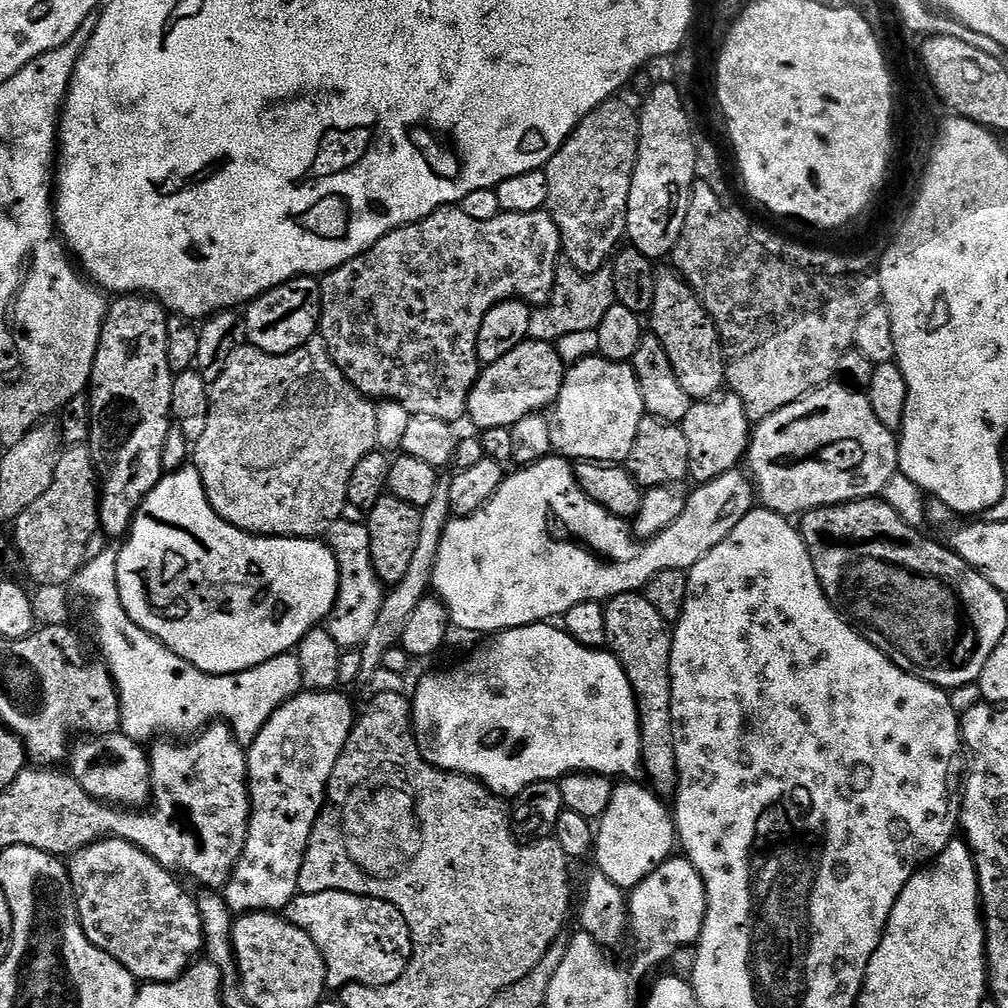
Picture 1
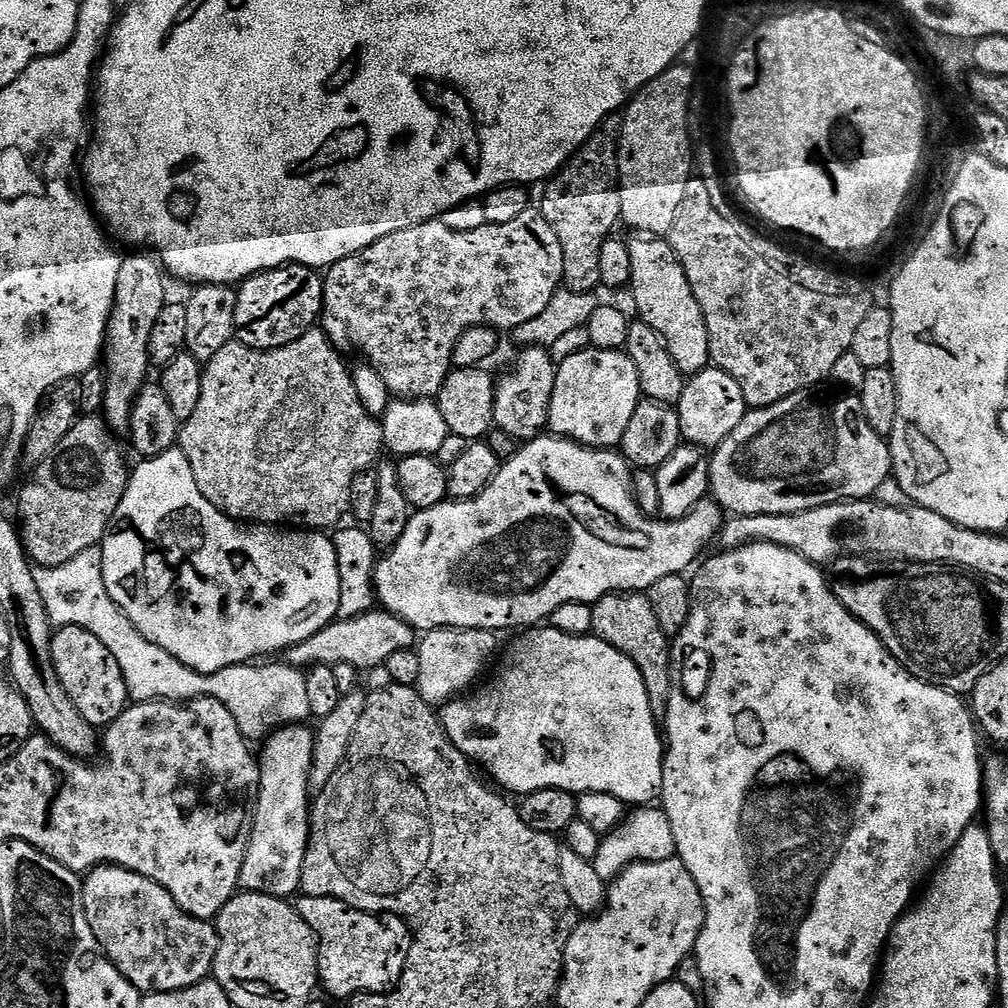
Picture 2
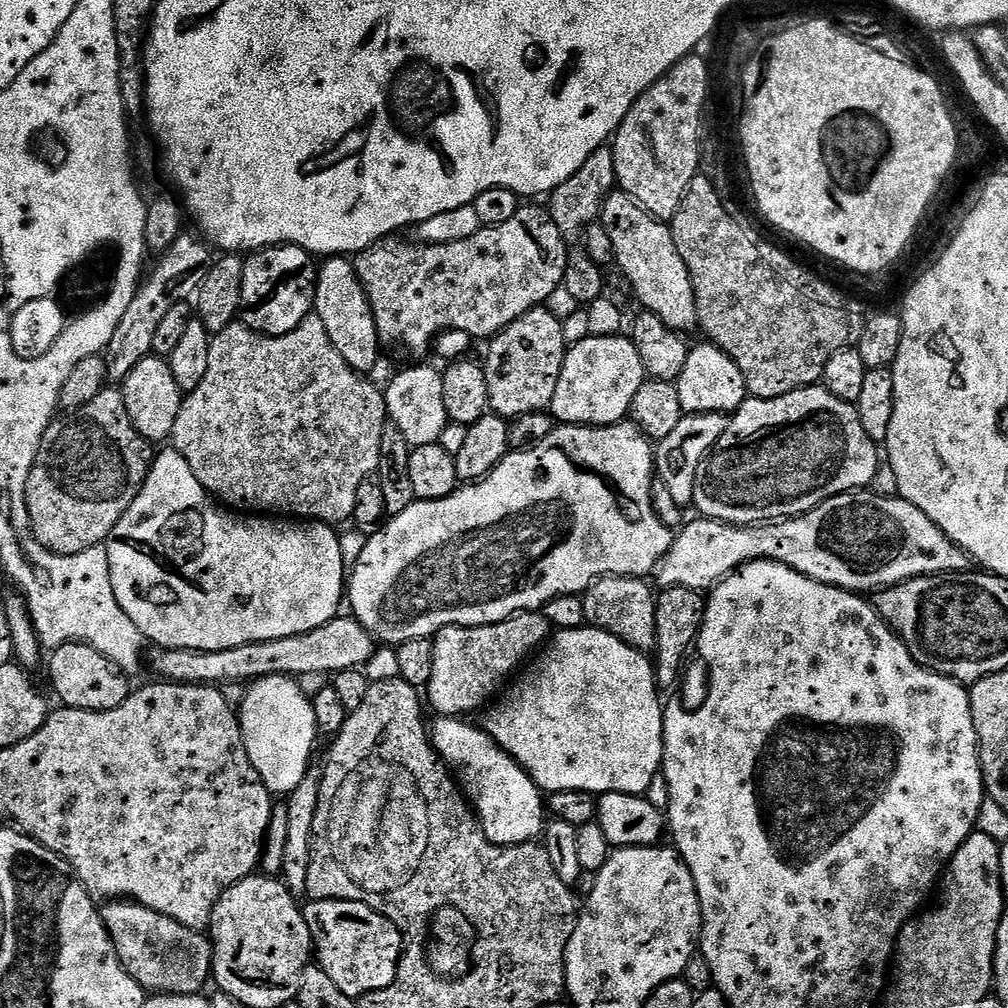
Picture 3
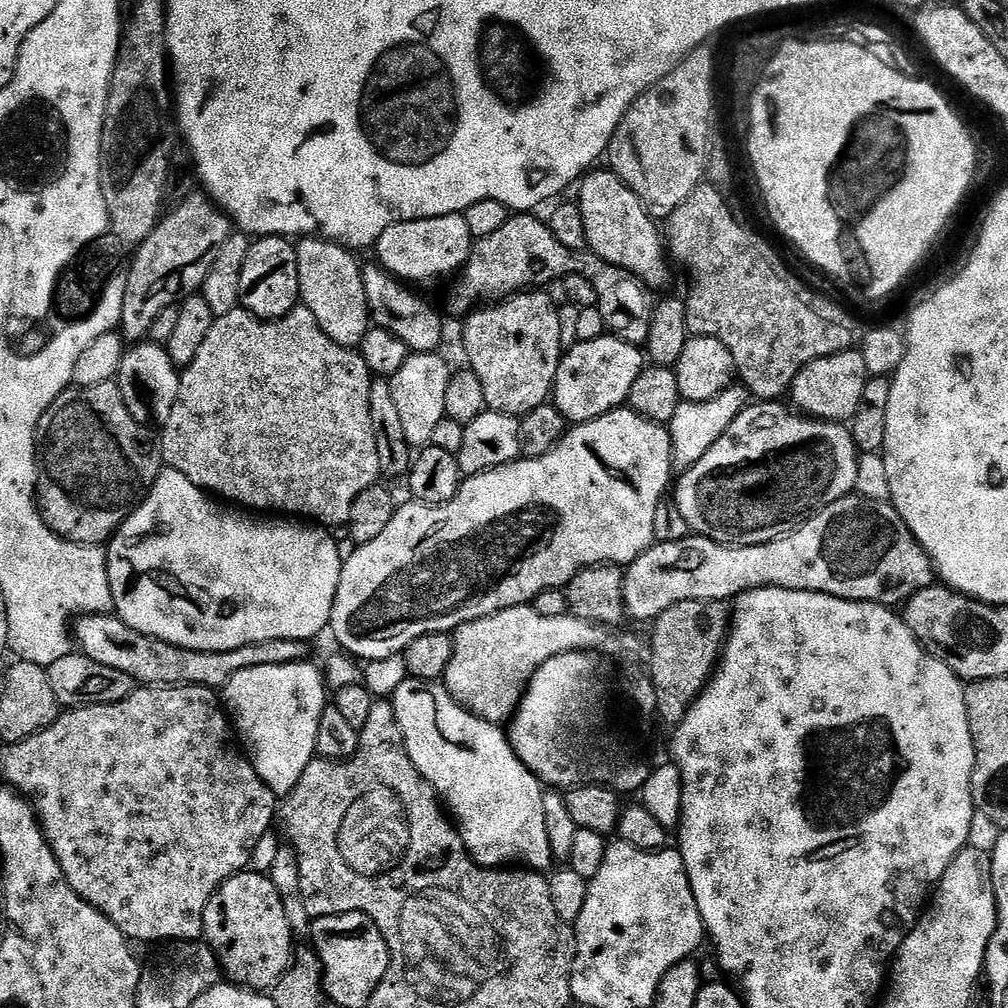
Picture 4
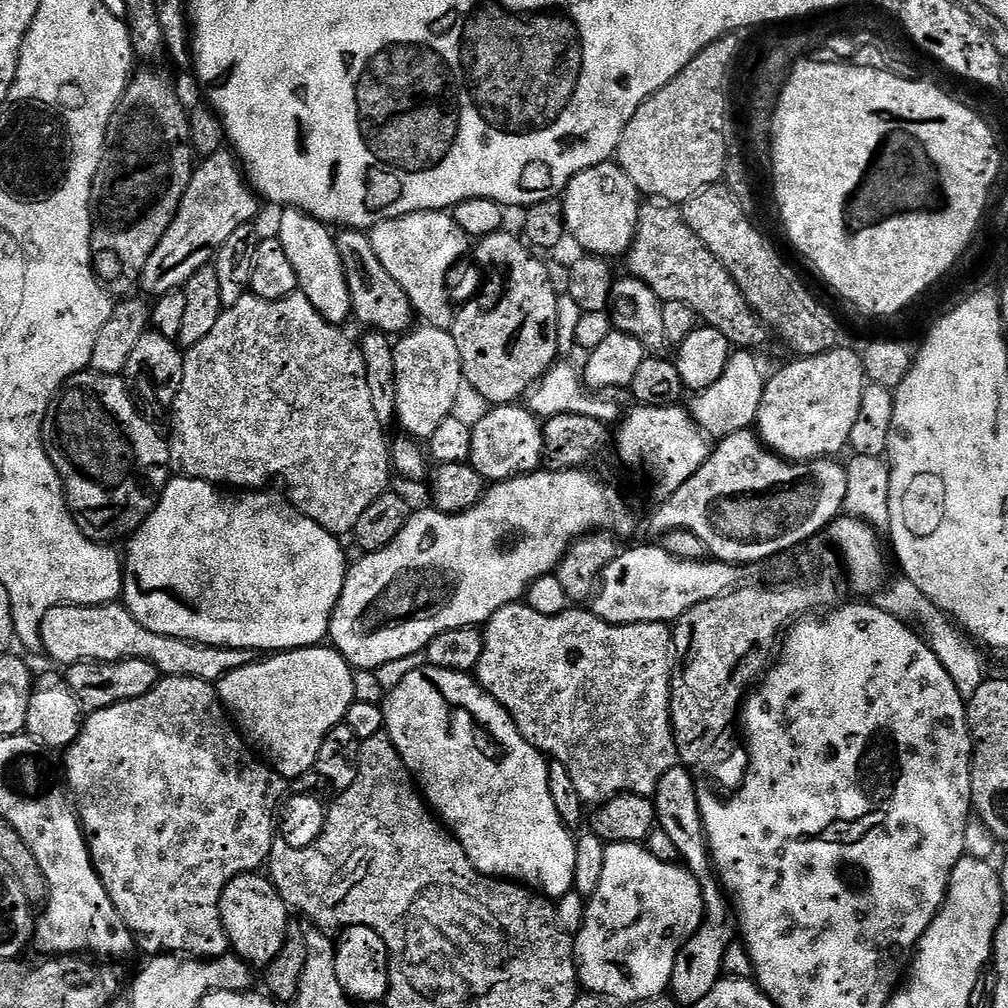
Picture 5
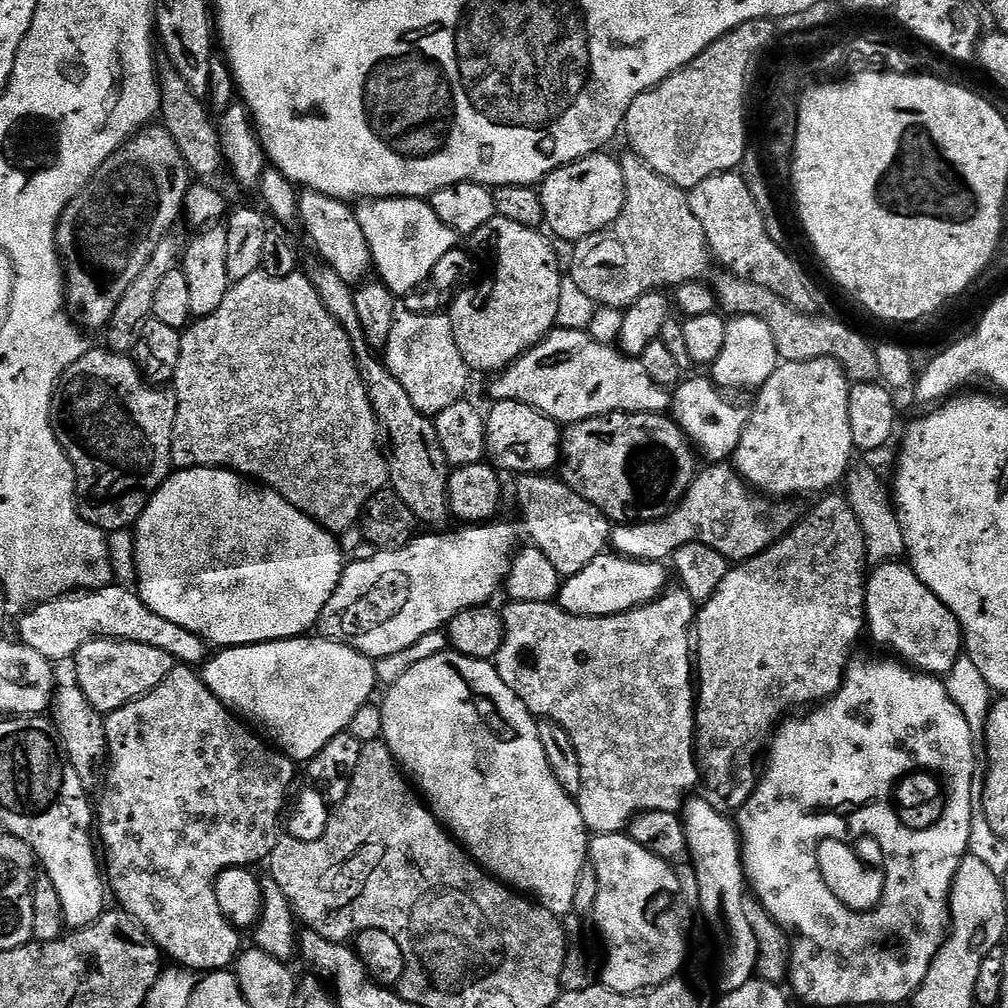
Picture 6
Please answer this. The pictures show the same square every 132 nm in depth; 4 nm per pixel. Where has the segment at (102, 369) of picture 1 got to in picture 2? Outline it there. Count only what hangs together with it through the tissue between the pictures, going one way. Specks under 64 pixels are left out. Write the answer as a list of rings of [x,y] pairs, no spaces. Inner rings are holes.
[[[136,250],[133,256],[125,255],[118,270],[118,286],[114,290],[112,313],[108,319],[108,330],[104,334],[104,351],[102,360],[106,365],[107,388],[103,404],[103,415],[108,418],[117,416],[121,422],[132,415],[132,403],[140,389],[149,379],[150,330],[158,322],[164,305],[169,303],[166,281],[166,269],[160,257],[148,250]]]

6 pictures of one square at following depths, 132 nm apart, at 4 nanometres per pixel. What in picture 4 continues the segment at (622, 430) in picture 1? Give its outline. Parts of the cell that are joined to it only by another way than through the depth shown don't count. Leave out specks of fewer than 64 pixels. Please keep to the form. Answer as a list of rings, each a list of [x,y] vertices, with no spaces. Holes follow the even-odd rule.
[[[613,334],[578,342],[561,355],[552,396],[557,410],[573,425],[585,424],[602,414],[627,405],[638,374],[646,367],[646,356],[635,344]]]

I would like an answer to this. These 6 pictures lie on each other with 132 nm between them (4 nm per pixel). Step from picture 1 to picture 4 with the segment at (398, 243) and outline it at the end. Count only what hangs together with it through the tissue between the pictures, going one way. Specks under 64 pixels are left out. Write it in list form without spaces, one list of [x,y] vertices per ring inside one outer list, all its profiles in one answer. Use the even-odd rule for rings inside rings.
[[[536,214],[513,215],[506,226],[502,226],[502,230],[473,243],[472,253],[459,277],[461,280],[456,288],[456,296],[464,304],[471,300],[499,302],[533,286],[547,286],[554,280],[564,280],[573,273],[580,273],[591,280],[597,294],[597,308],[605,327],[613,335],[637,346],[647,341],[656,300],[646,296],[647,289],[638,277],[598,258],[591,250],[567,249],[558,242],[549,225],[544,220],[540,221]]]

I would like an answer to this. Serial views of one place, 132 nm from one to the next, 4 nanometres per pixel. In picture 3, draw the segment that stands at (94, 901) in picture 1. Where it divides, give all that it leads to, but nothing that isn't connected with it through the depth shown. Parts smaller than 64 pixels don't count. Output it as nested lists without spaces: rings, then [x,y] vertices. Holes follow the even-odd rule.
[[[108,902],[103,905],[102,919],[104,929],[116,948],[116,956],[120,965],[143,990],[150,994],[193,996],[199,995],[204,986],[209,983],[212,971],[211,951],[202,948],[206,946],[206,936],[203,931],[189,930],[181,924],[166,918],[135,902]]]

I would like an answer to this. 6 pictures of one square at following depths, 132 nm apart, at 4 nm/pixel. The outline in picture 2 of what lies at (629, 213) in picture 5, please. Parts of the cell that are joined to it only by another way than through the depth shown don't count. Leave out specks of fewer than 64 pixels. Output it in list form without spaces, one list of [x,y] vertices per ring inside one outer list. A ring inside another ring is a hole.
[[[640,234],[635,238],[637,240],[629,239],[627,246],[632,271],[630,291],[632,290],[632,300],[636,303],[636,312],[640,315],[637,317],[658,330],[670,350],[670,358],[674,358],[680,372],[692,374],[697,369],[709,367],[712,355],[706,318],[702,314],[702,306],[698,306],[698,298],[694,298],[694,290],[690,290],[682,262],[678,262],[667,239],[647,234]]]

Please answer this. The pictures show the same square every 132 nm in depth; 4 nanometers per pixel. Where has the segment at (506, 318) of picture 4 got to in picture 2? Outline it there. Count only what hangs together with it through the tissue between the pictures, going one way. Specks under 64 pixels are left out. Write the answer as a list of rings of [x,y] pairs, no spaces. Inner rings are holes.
[[[525,347],[521,356],[512,364],[512,369],[504,377],[495,381],[495,396],[493,398],[493,421],[495,427],[506,430],[517,442],[527,442],[537,439],[548,428],[550,402],[556,385],[557,361],[553,360],[547,347]]]

